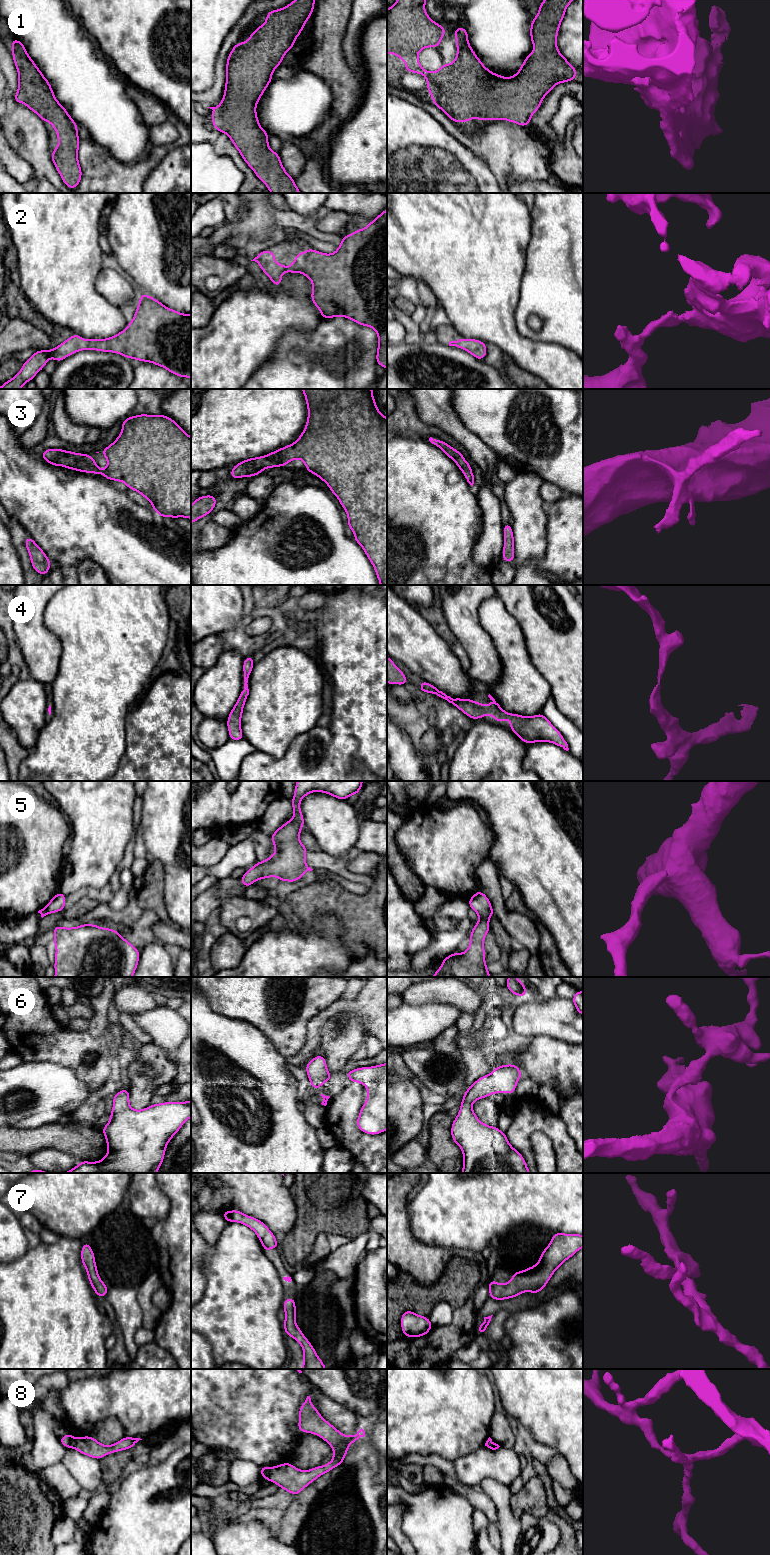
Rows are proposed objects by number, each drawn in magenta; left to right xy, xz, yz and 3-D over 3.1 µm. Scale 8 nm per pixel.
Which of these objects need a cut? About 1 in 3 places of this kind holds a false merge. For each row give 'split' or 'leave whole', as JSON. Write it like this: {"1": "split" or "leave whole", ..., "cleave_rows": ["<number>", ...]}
{"1": "leave whole", "2": "leave whole", "3": "leave whole", "4": "leave whole", "5": "leave whole", "6": "leave whole", "7": "leave whole", "8": "split", "cleave_rows": ["8"]}

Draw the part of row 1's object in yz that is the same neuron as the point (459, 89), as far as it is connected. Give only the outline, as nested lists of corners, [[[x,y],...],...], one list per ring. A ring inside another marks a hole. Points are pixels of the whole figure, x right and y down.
[[[396,0],[395,4],[387,9],[387,54],[392,53],[405,62],[405,70],[421,74],[427,80],[427,90],[433,99],[433,105],[441,109],[454,123],[470,122],[473,117],[478,121],[497,119],[516,123],[522,127],[531,124],[531,116],[541,107],[545,96],[559,83],[575,81],[577,69],[559,52],[557,36],[559,27],[567,6],[574,0],[543,0],[539,5],[537,16],[531,20],[530,37],[535,50],[528,54],[519,71],[512,77],[502,77],[486,68],[468,41],[468,31],[460,26],[454,30],[457,55],[450,64],[442,64],[436,72],[424,70],[419,63],[419,52],[427,47],[438,48],[446,28],[434,22],[425,11],[426,0]]]

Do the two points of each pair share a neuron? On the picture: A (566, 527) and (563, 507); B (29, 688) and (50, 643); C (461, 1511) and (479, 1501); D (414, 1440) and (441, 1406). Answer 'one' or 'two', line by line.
A: one
B: two
C: two
D: one

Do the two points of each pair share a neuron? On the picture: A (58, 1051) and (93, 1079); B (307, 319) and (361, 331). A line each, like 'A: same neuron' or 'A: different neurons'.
A: same neuron
B: different neurons

